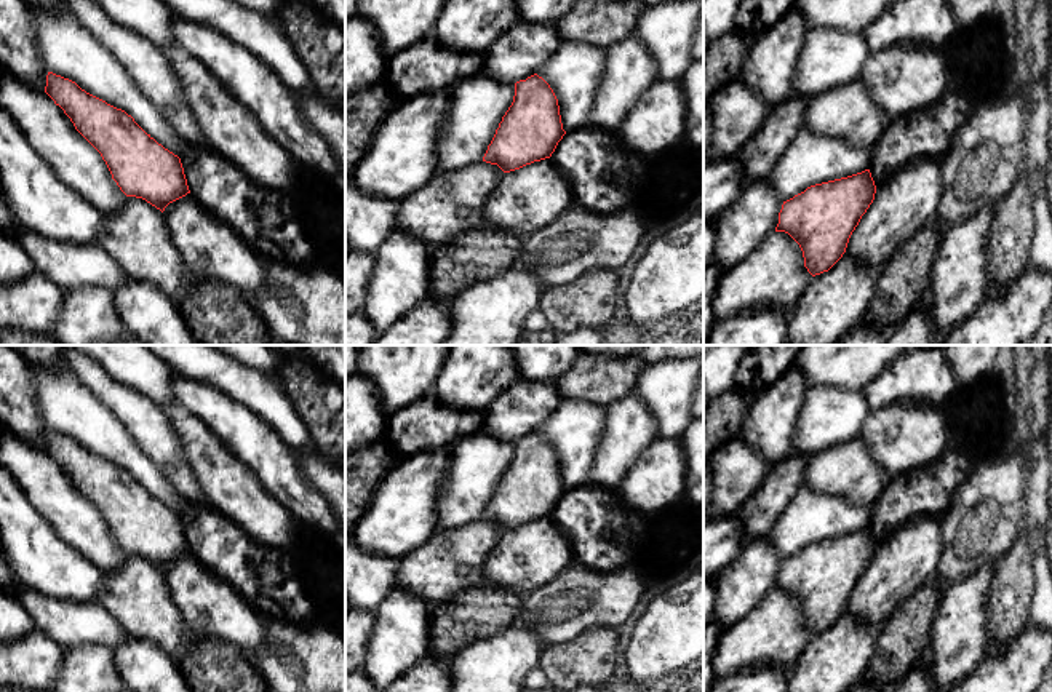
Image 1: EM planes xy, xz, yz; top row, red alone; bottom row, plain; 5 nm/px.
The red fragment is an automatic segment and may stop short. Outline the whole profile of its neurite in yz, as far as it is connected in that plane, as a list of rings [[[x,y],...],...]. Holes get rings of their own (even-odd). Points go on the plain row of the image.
[[[870,527],[811,543],[783,559],[775,590],[788,591],[799,603],[807,630],[820,633],[843,615],[875,551]]]

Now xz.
[[[534,432],[515,441],[513,460],[502,475],[483,519],[497,523],[504,531],[515,529],[550,516],[564,492],[558,457],[550,443]]]

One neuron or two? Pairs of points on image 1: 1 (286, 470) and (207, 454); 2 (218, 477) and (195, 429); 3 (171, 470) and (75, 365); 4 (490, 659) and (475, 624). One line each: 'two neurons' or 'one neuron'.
1: two neurons
2: one neuron
3: one neuron
4: two neurons

